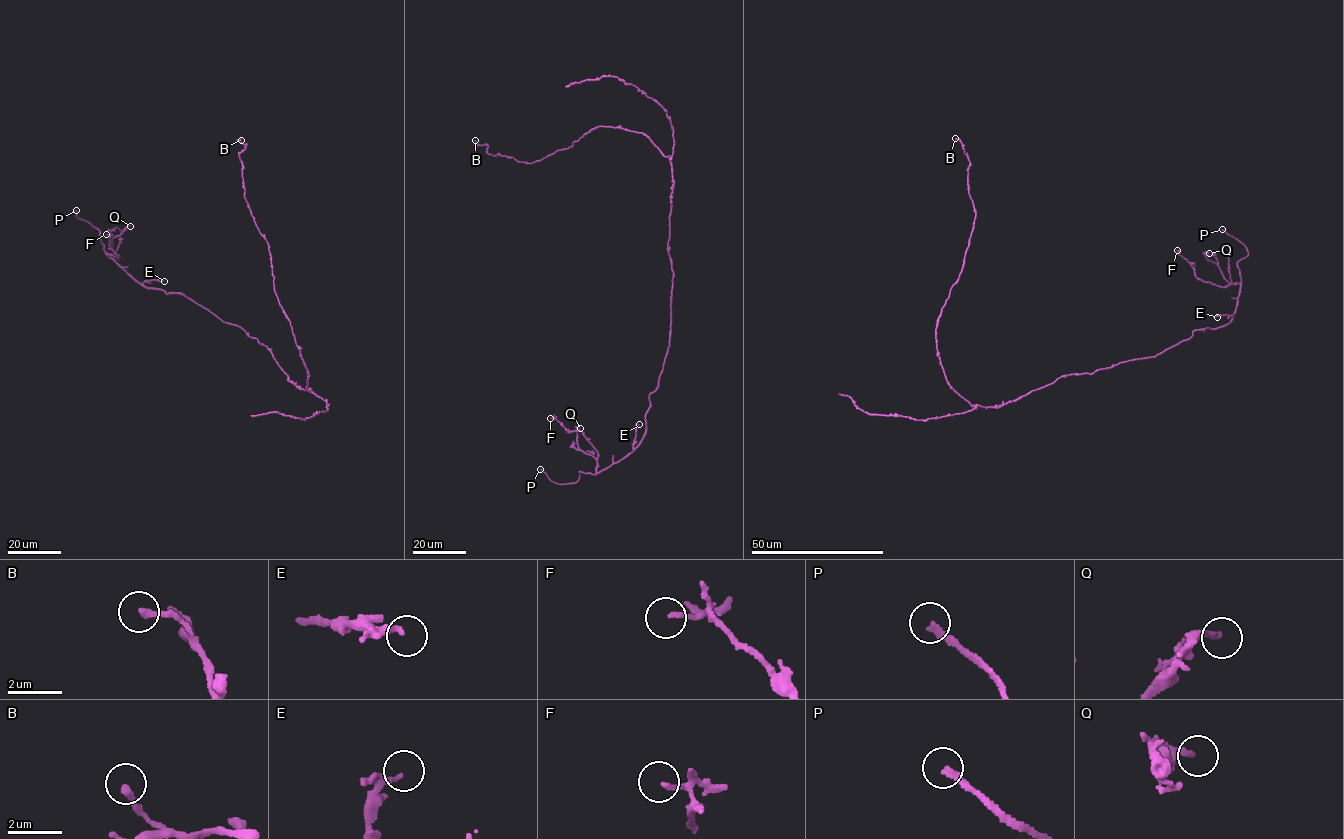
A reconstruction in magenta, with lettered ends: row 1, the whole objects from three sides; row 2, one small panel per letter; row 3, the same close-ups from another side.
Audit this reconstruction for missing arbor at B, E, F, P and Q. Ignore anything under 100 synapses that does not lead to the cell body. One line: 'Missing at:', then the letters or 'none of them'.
Missing at: P

